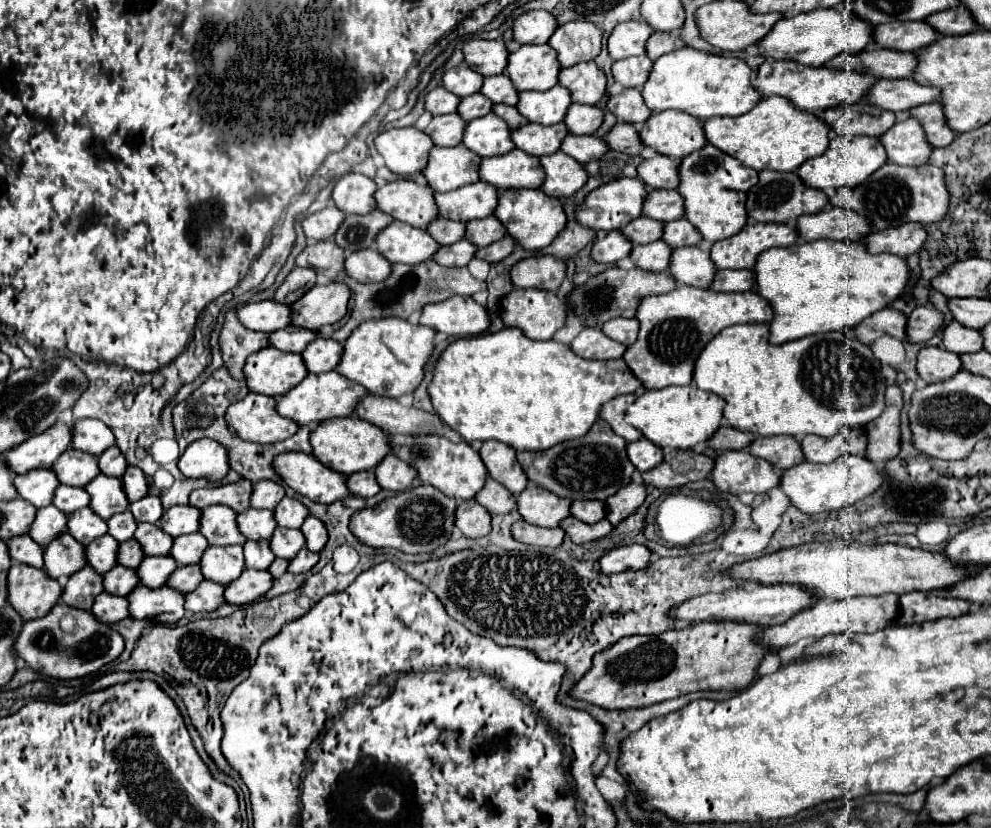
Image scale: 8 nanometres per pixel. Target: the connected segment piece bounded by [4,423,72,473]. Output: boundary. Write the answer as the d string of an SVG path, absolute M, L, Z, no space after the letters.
M56 423L38 437L30 437L26 443L6 451L4 461L16 473L26 473L30 469L52 467L54 461L70 447L72 441L72 425Z

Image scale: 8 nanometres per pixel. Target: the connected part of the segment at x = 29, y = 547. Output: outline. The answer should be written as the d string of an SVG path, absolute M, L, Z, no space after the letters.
M22 535L22 537L14 537L8 541L8 551L10 557L18 563L26 563L32 567L44 567L44 549L38 547L38 543L34 543L34 539L30 535Z

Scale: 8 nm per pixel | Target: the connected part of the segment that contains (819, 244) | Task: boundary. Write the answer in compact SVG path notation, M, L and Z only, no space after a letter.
M826 239L796 243L790 247L772 247L760 253L754 273L756 291L768 299L774 309L774 319L770 321L770 343L786 343L826 331L850 331L868 315L884 309L888 303L898 299L912 277L908 261L898 255L872 255L864 243L842 243Z

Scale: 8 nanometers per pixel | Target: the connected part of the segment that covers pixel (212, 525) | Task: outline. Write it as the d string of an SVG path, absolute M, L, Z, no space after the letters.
M210 505L202 511L200 533L210 545L244 545L246 537L238 533L236 517L234 509L226 509L226 505Z

